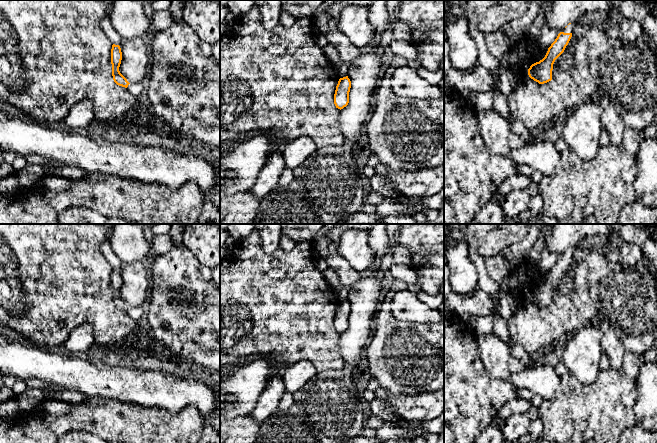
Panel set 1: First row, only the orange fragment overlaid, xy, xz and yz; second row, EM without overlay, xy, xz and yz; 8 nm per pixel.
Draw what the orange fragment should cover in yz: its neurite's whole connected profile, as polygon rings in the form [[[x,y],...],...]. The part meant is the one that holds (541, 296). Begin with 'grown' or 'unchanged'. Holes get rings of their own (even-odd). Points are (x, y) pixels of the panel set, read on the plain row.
grown; [[[584,243],[569,247],[565,253],[558,258],[555,265],[548,272],[545,281],[539,286],[532,288],[528,293],[528,299],[531,303],[539,308],[544,308],[552,304],[552,294],[555,284],[564,276],[572,261],[573,254],[581,250],[583,246]]]

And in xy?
unchanged; [[[113,268],[111,273],[111,288],[112,288],[113,304],[117,309],[127,312],[130,307],[119,295],[121,284],[122,284],[121,272],[119,269]]]

